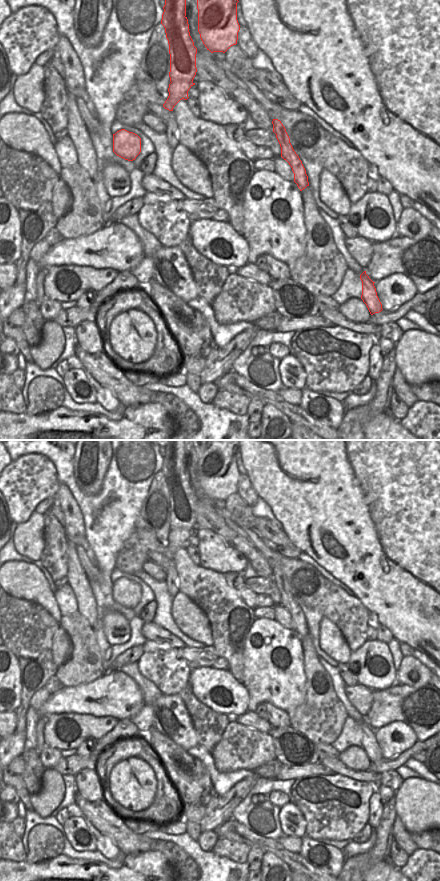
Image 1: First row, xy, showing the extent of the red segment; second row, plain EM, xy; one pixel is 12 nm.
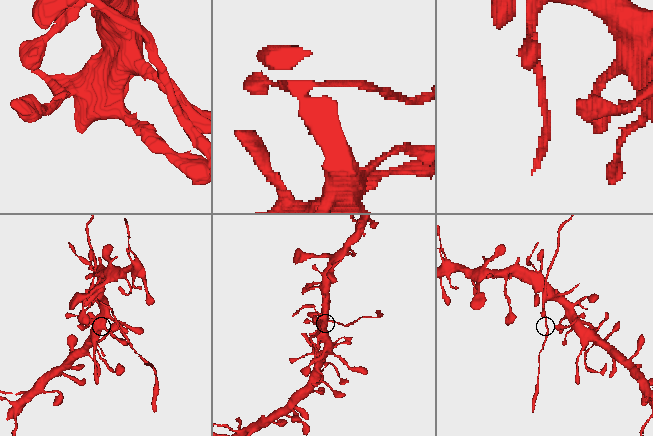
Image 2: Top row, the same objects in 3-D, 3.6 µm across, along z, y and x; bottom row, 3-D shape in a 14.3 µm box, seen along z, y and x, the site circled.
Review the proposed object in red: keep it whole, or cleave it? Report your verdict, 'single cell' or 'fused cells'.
fused cells

